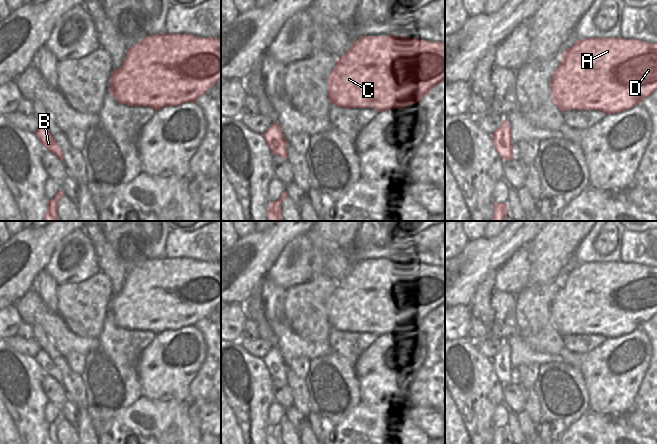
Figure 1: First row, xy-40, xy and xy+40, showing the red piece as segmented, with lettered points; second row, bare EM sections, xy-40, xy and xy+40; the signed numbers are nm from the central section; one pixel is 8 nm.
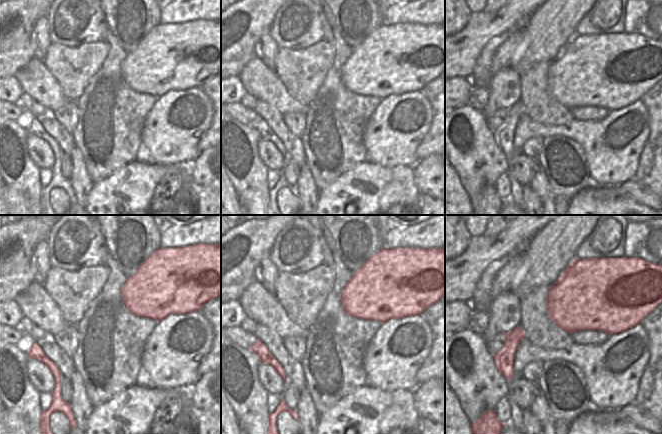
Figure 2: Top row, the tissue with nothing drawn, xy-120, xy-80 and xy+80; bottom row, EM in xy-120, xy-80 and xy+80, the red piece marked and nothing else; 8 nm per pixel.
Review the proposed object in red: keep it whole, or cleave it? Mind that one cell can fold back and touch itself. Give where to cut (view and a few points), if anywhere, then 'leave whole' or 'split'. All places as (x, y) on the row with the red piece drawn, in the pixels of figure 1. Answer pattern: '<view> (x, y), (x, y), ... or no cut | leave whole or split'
xy+40 (500, 126), (504, 141), (512, 146) | split

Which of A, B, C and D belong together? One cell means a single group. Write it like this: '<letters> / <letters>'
A C D / B

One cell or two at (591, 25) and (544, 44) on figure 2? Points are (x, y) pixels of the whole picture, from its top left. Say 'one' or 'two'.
two

